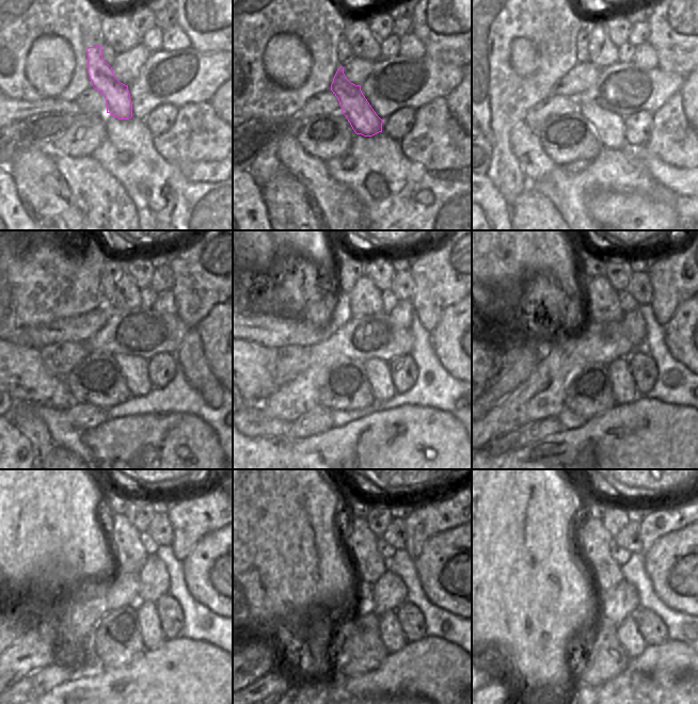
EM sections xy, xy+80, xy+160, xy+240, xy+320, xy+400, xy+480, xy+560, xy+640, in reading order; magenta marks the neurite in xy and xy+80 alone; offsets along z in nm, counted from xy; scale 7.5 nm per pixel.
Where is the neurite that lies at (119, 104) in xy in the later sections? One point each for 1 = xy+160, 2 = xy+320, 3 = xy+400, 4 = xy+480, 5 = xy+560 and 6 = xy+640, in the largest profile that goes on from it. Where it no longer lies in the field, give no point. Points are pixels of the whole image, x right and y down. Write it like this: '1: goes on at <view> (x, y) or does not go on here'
1: goes on at xy+160 (608, 126)
2: goes on at xy+320 (378, 372)
3: goes on at xy+400 (624, 389)
4: goes on at xy+480 (152, 634)
5: goes on at xy+560 (392, 635)
6: goes on at xy+640 (628, 633)

